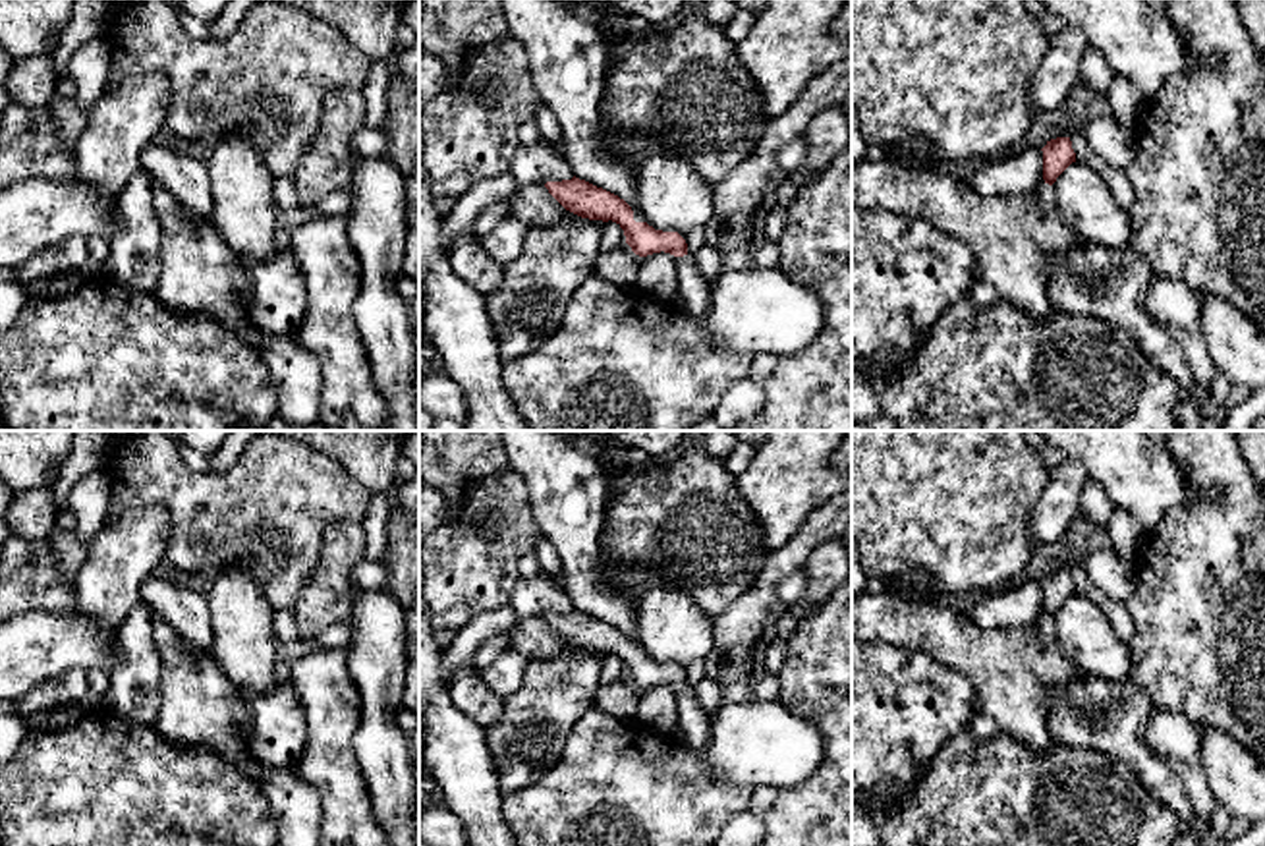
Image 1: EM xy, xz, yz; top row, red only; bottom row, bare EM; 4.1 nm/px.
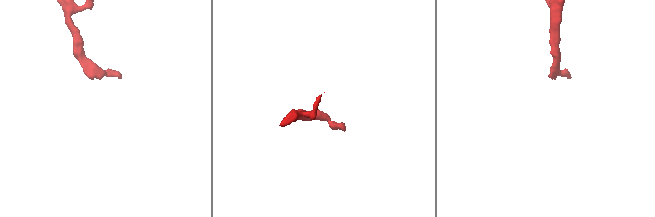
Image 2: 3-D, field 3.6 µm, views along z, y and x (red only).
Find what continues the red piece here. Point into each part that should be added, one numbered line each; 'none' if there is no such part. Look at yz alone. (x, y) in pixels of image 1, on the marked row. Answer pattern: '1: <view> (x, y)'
1: yz (1011, 236)

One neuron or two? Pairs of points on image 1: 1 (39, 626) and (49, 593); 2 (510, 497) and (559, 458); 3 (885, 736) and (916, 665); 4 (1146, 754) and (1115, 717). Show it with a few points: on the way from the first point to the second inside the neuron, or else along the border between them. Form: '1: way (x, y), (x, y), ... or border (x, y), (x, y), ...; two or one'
1: border (74, 609), (68, 613), (24, 613), (20, 617); two
2: border (505, 451), (526, 487), (530, 510), (539, 528); two
3: way (885, 719), (889, 698), (899, 682); one
4: way (1136, 744), (1119, 727); one

